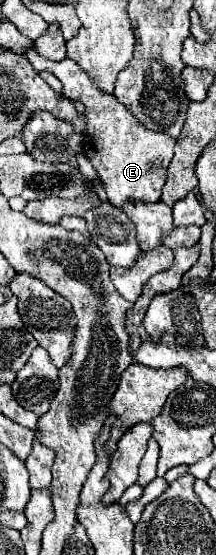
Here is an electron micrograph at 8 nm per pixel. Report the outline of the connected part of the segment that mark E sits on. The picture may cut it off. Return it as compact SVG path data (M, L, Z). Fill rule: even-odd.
M25 49L23 55L29 59L35 71L51 71L63 83L63 95L67 99L85 105L87 139L83 141L83 151L97 169L107 199L115 207L121 207L129 199L141 199L151 203L159 201L161 189L167 179L167 167L173 157L175 139L167 137L167 133L143 129L143 125L139 125L139 121L135 121L135 117L131 117L131 113L113 95L95 89L95 85L91 85L91 79L87 79L79 65L75 65L75 61L49 61L45 57L39 57L35 49Z

